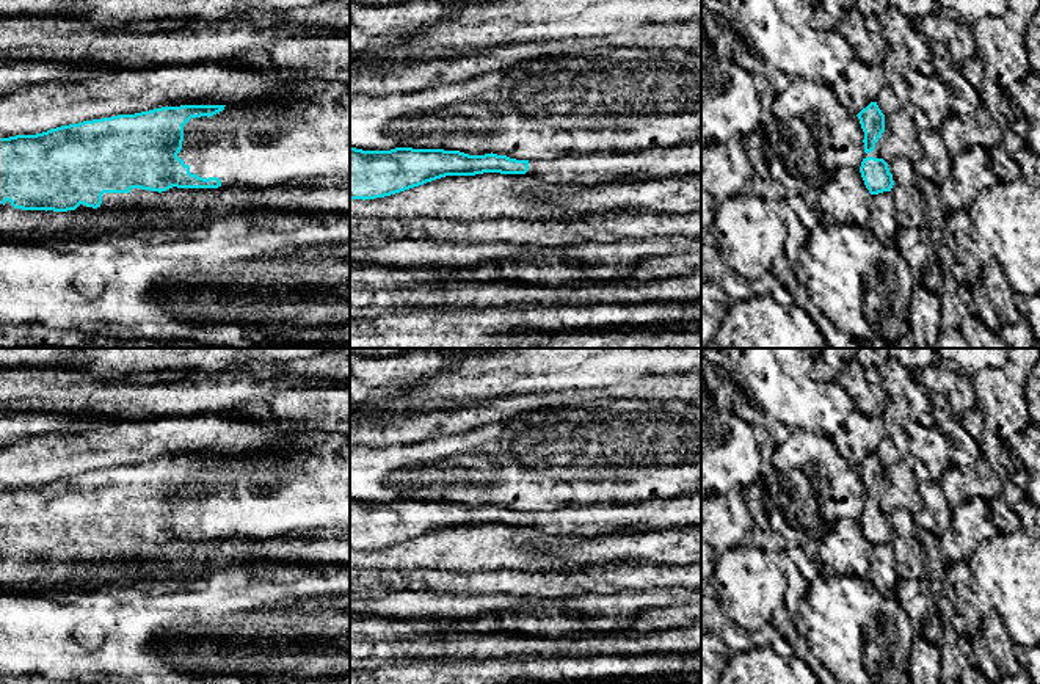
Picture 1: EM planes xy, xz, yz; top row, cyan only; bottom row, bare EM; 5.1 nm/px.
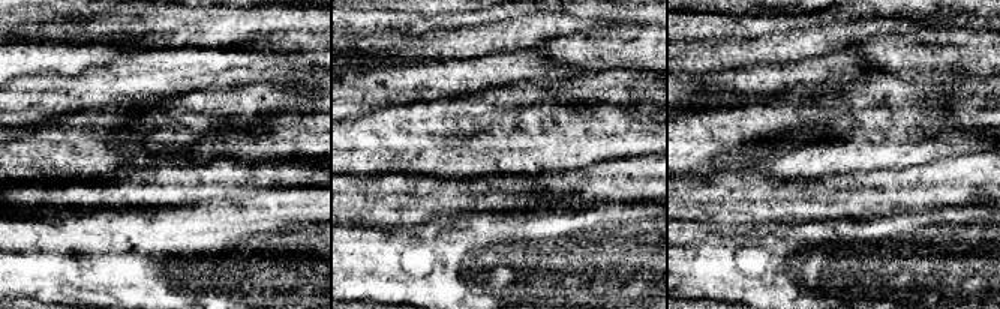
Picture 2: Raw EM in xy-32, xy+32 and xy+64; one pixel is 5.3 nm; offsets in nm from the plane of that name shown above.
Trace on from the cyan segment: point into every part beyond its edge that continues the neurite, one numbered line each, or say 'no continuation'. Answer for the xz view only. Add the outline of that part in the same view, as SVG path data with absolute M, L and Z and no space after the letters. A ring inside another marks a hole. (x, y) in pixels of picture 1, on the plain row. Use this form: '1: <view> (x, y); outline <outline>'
1: xz (684, 510); outline M701 491L634 505L576 505L529 511L525 527L547 537L601 538L629 529L634 533L701 526Z

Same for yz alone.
1: yz (879, 496); outline M883 483L882 488L878 489L878 493L875 494L875 500L872 504L869 504L869 505L864 505L864 510L866 508L882 510L880 502L882 502L882 499L885 496L885 486L886 485Z

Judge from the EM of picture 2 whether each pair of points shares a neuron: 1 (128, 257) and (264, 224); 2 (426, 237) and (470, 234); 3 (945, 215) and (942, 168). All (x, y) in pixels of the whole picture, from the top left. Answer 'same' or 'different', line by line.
1: same
2: same
3: different

